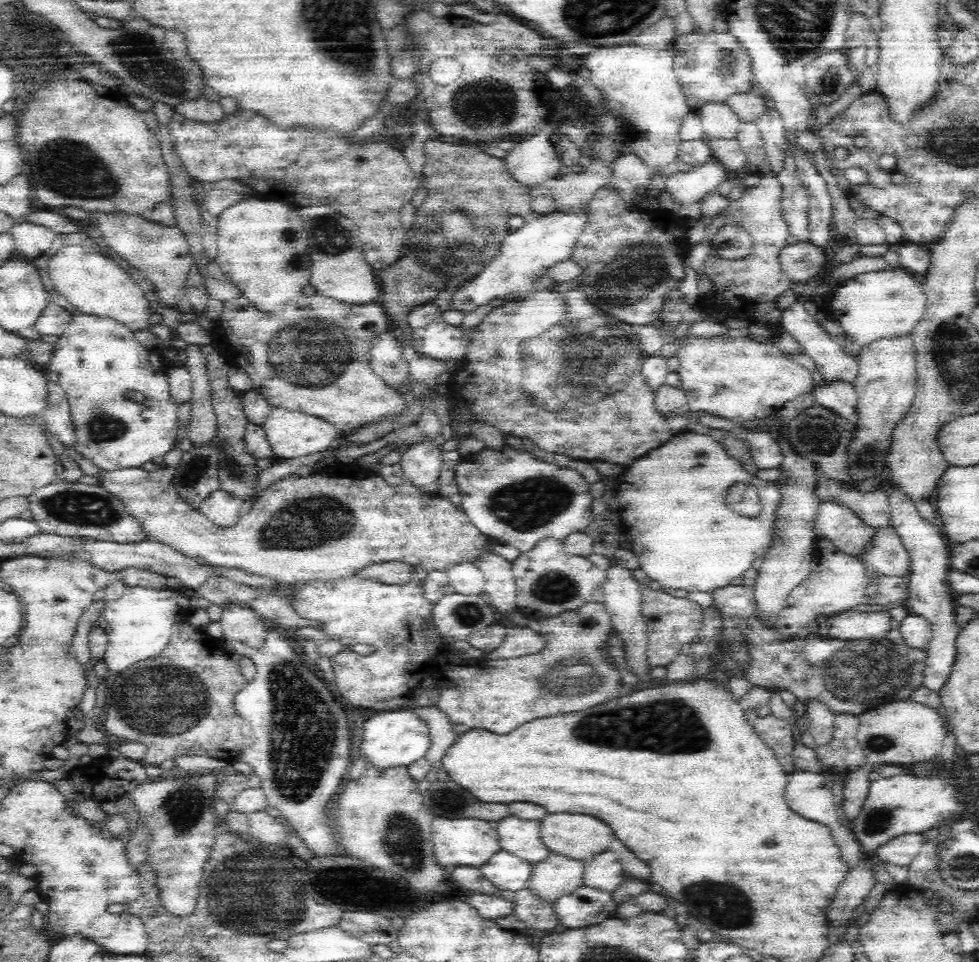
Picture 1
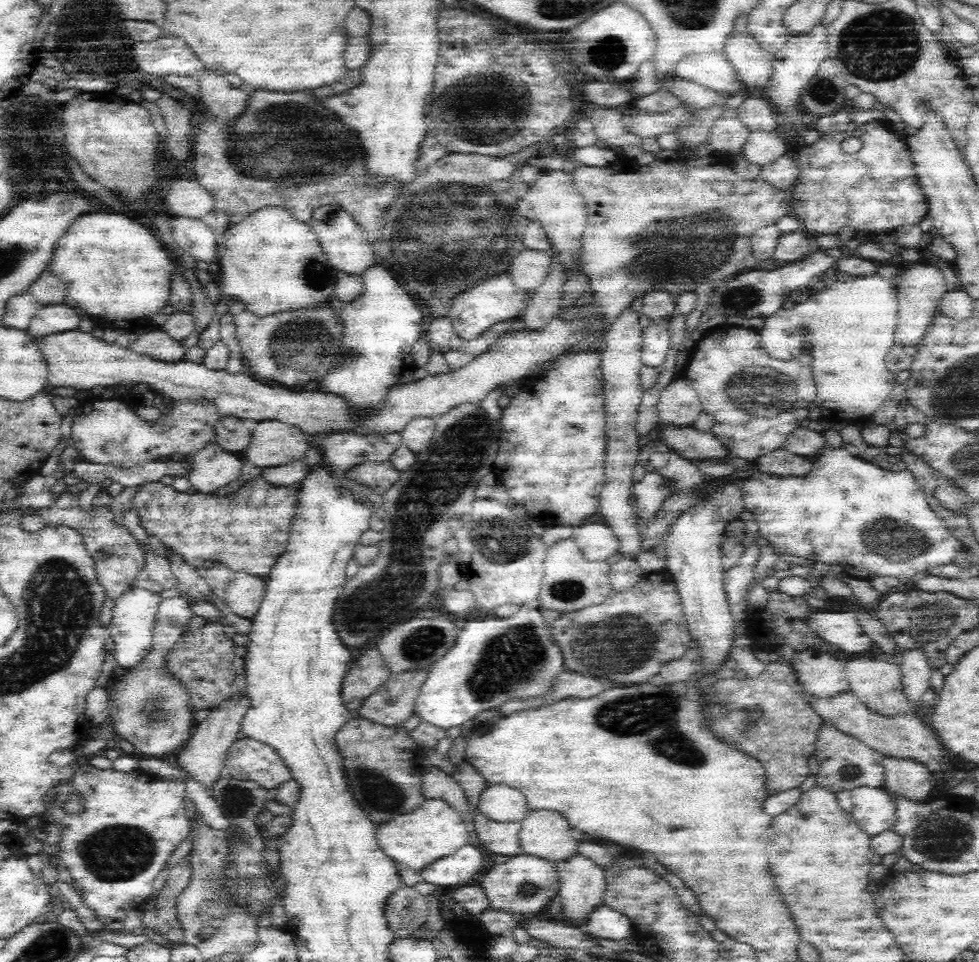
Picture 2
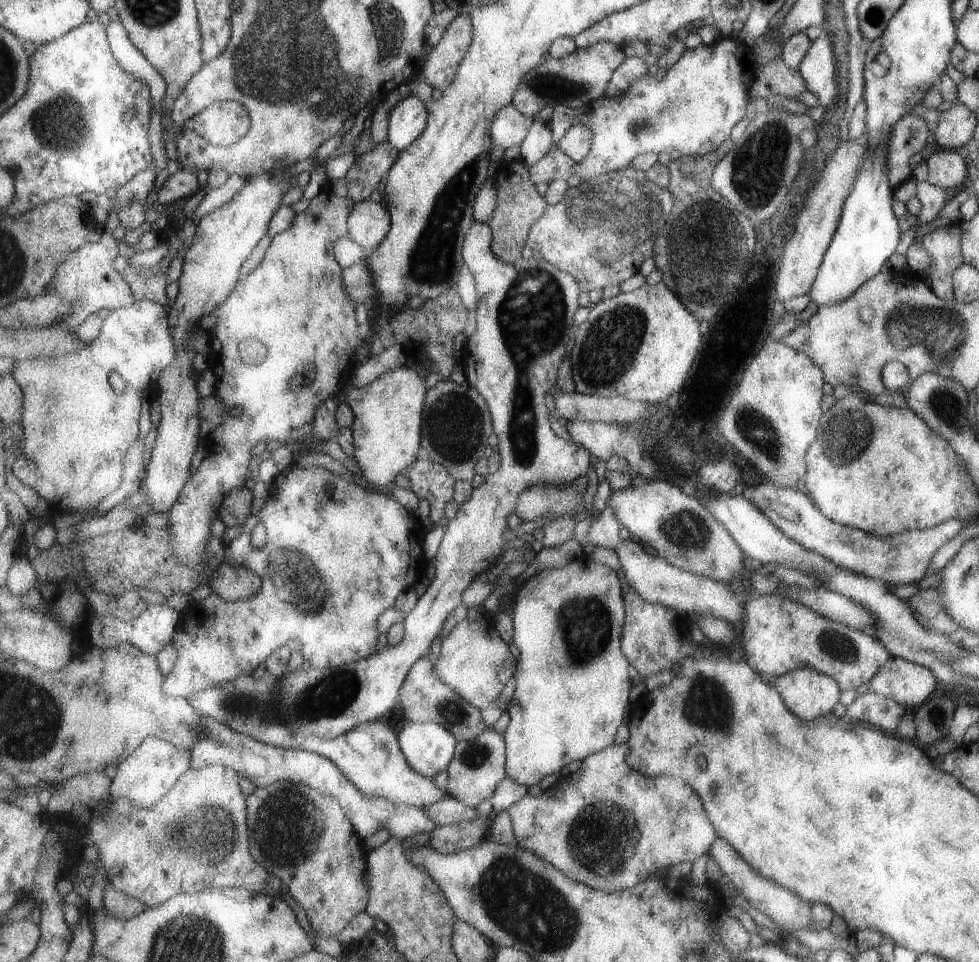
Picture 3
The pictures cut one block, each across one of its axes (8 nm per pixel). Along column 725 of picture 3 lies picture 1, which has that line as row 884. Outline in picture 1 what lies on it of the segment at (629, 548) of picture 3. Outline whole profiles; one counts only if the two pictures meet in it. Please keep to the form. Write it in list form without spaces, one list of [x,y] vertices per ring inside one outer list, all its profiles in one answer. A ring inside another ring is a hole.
[[[602,852],[596,854],[590,862],[584,864],[584,886],[592,890],[602,890],[612,894],[620,882],[626,878],[626,870],[622,870],[616,852]]]

